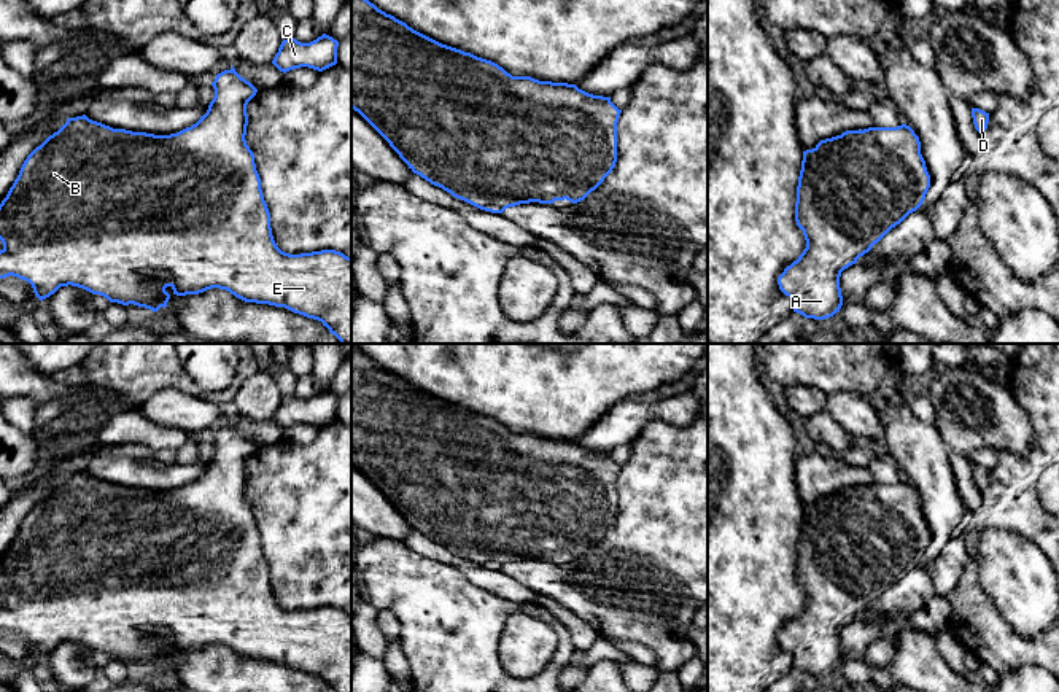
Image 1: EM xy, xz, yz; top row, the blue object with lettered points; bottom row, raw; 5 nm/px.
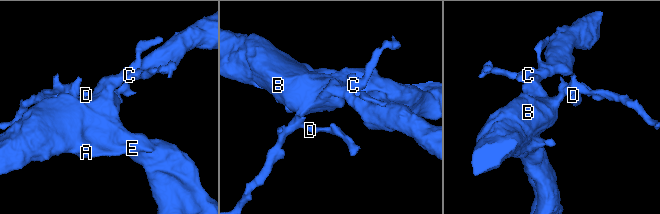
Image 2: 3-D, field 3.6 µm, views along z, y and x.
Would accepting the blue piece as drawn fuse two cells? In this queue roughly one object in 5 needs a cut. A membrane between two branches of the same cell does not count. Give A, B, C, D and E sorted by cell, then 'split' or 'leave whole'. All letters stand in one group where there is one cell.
groups A B C D E; leave whole

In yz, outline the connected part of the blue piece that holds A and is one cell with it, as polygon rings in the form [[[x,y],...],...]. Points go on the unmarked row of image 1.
[[[906,482],[846,487],[803,507],[797,542],[795,577],[806,605],[778,633],[779,646],[792,655],[793,668],[825,676],[840,668],[840,633],[892,584],[916,568],[930,544],[921,498]]]

